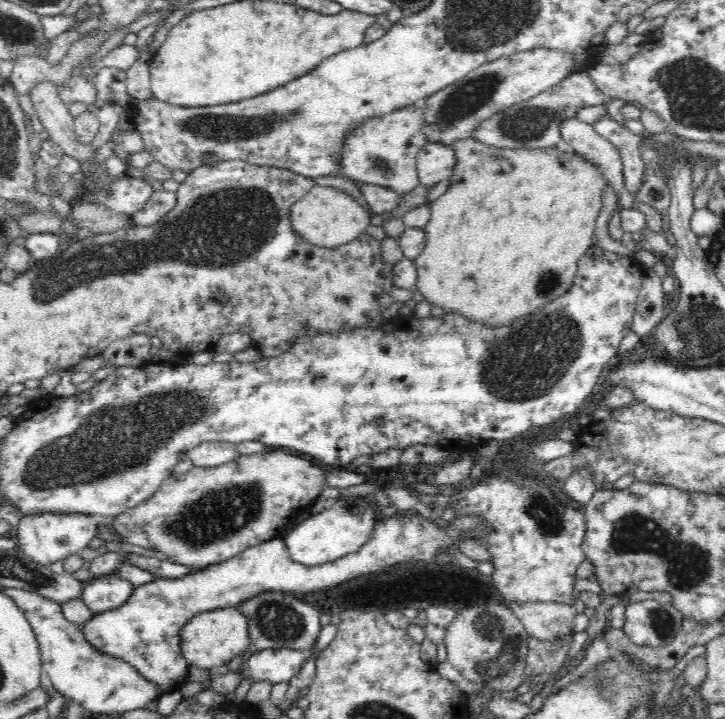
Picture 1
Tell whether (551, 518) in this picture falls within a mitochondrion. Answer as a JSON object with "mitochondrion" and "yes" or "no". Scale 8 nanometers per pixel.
{"mitochondrion":"yes"}

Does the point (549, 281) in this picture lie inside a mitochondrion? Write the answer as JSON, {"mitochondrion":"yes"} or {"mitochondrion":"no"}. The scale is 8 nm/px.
{"mitochondrion":"yes"}

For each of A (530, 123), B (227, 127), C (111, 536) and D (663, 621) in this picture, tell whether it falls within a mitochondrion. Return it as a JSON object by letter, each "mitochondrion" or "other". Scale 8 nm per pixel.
{"A":"mitochondrion","B":"mitochondrion","C":"other","D":"mitochondrion"}

